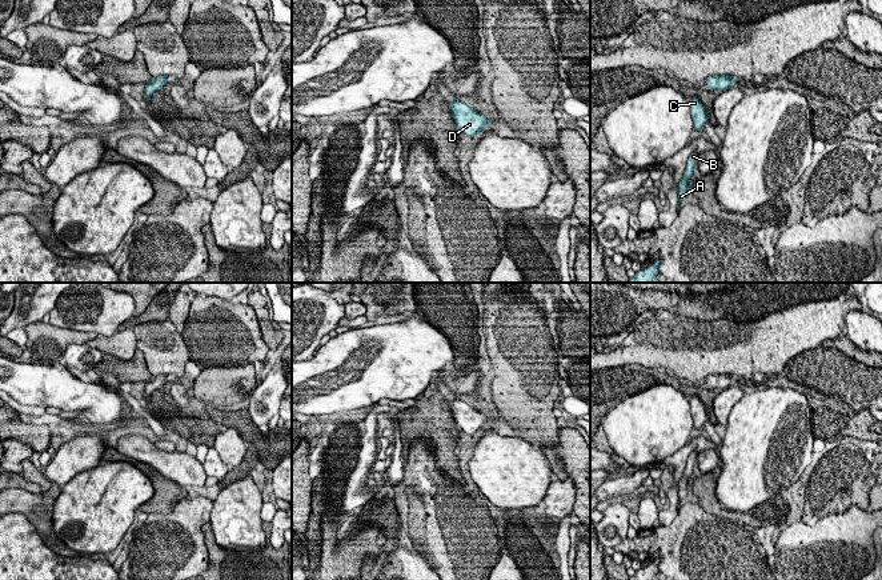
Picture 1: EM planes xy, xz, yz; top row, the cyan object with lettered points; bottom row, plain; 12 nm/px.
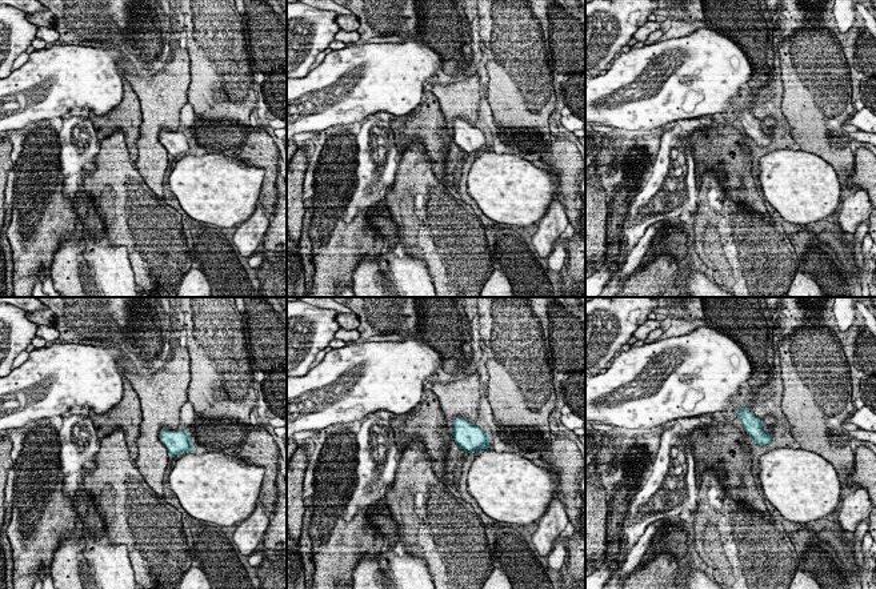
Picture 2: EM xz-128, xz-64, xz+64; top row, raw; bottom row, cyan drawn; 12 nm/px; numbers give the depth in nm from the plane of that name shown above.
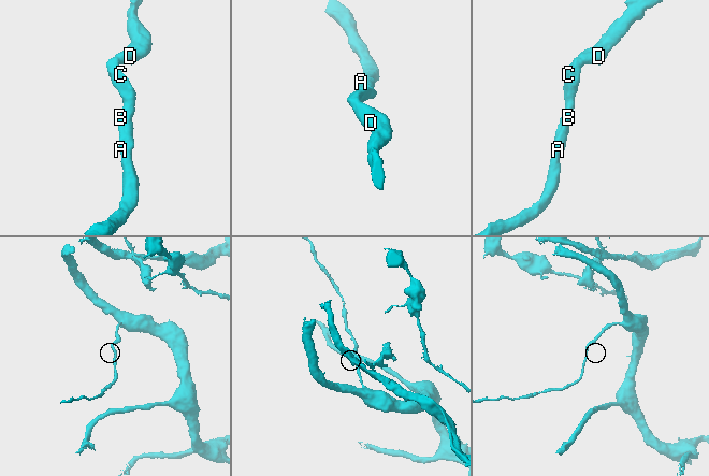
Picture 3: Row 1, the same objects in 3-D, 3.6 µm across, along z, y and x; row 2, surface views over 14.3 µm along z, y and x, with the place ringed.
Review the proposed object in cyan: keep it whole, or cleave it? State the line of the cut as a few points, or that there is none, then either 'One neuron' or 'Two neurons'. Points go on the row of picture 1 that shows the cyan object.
No split. One neuron

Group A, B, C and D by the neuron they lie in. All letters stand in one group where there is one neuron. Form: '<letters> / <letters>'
A B C D

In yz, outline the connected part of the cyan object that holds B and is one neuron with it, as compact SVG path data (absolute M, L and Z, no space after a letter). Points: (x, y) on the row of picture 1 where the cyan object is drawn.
M693 152L687 159L685 173L681 181L678 183L678 204L681 200L687 197L687 183L689 183L690 176L693 175L694 164L697 163L697 157L698 155Z

